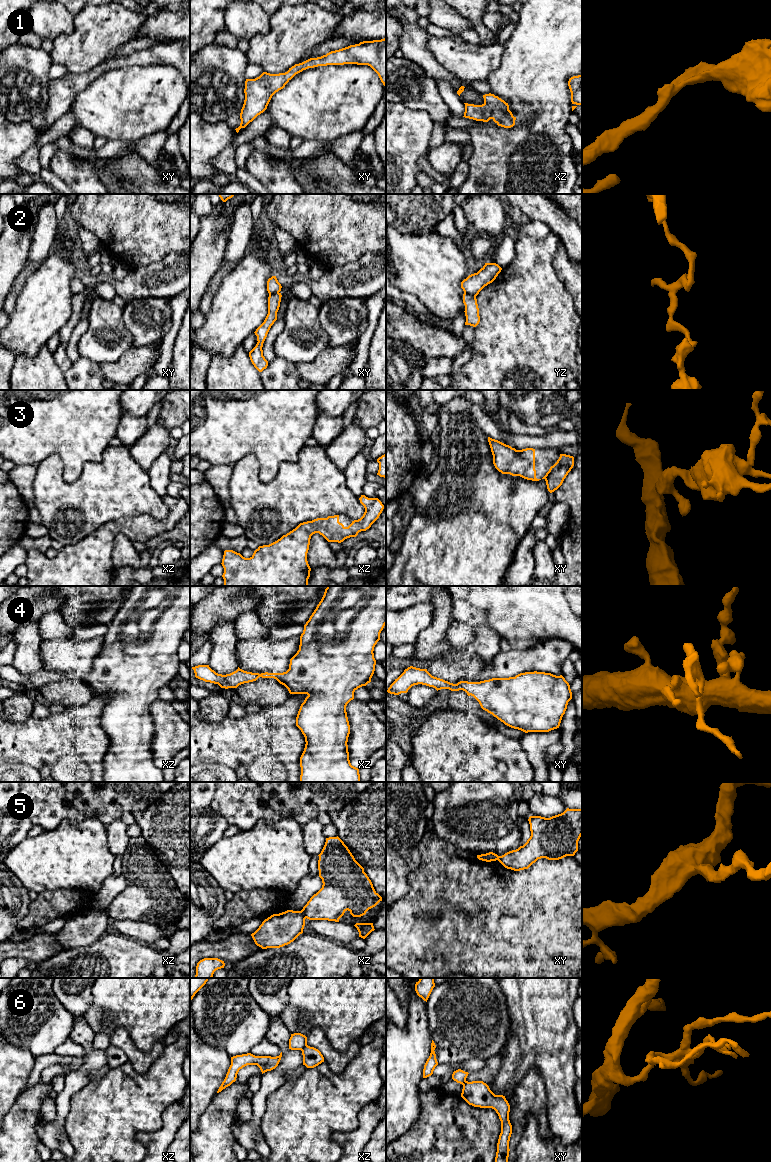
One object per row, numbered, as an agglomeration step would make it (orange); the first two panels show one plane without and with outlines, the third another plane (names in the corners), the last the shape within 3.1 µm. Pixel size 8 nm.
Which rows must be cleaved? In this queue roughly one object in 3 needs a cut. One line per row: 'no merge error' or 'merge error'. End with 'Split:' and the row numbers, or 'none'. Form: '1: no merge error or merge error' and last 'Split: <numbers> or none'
1: no merge error
2: merge error
3: no merge error
4: no merge error
5: merge error
6: no merge error
Split: 2, 5

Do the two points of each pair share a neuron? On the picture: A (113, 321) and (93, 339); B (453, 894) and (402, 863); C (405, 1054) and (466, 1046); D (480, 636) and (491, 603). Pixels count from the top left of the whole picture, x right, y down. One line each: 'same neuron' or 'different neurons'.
A: same neuron
B: different neurons
C: different neurons
D: different neurons

